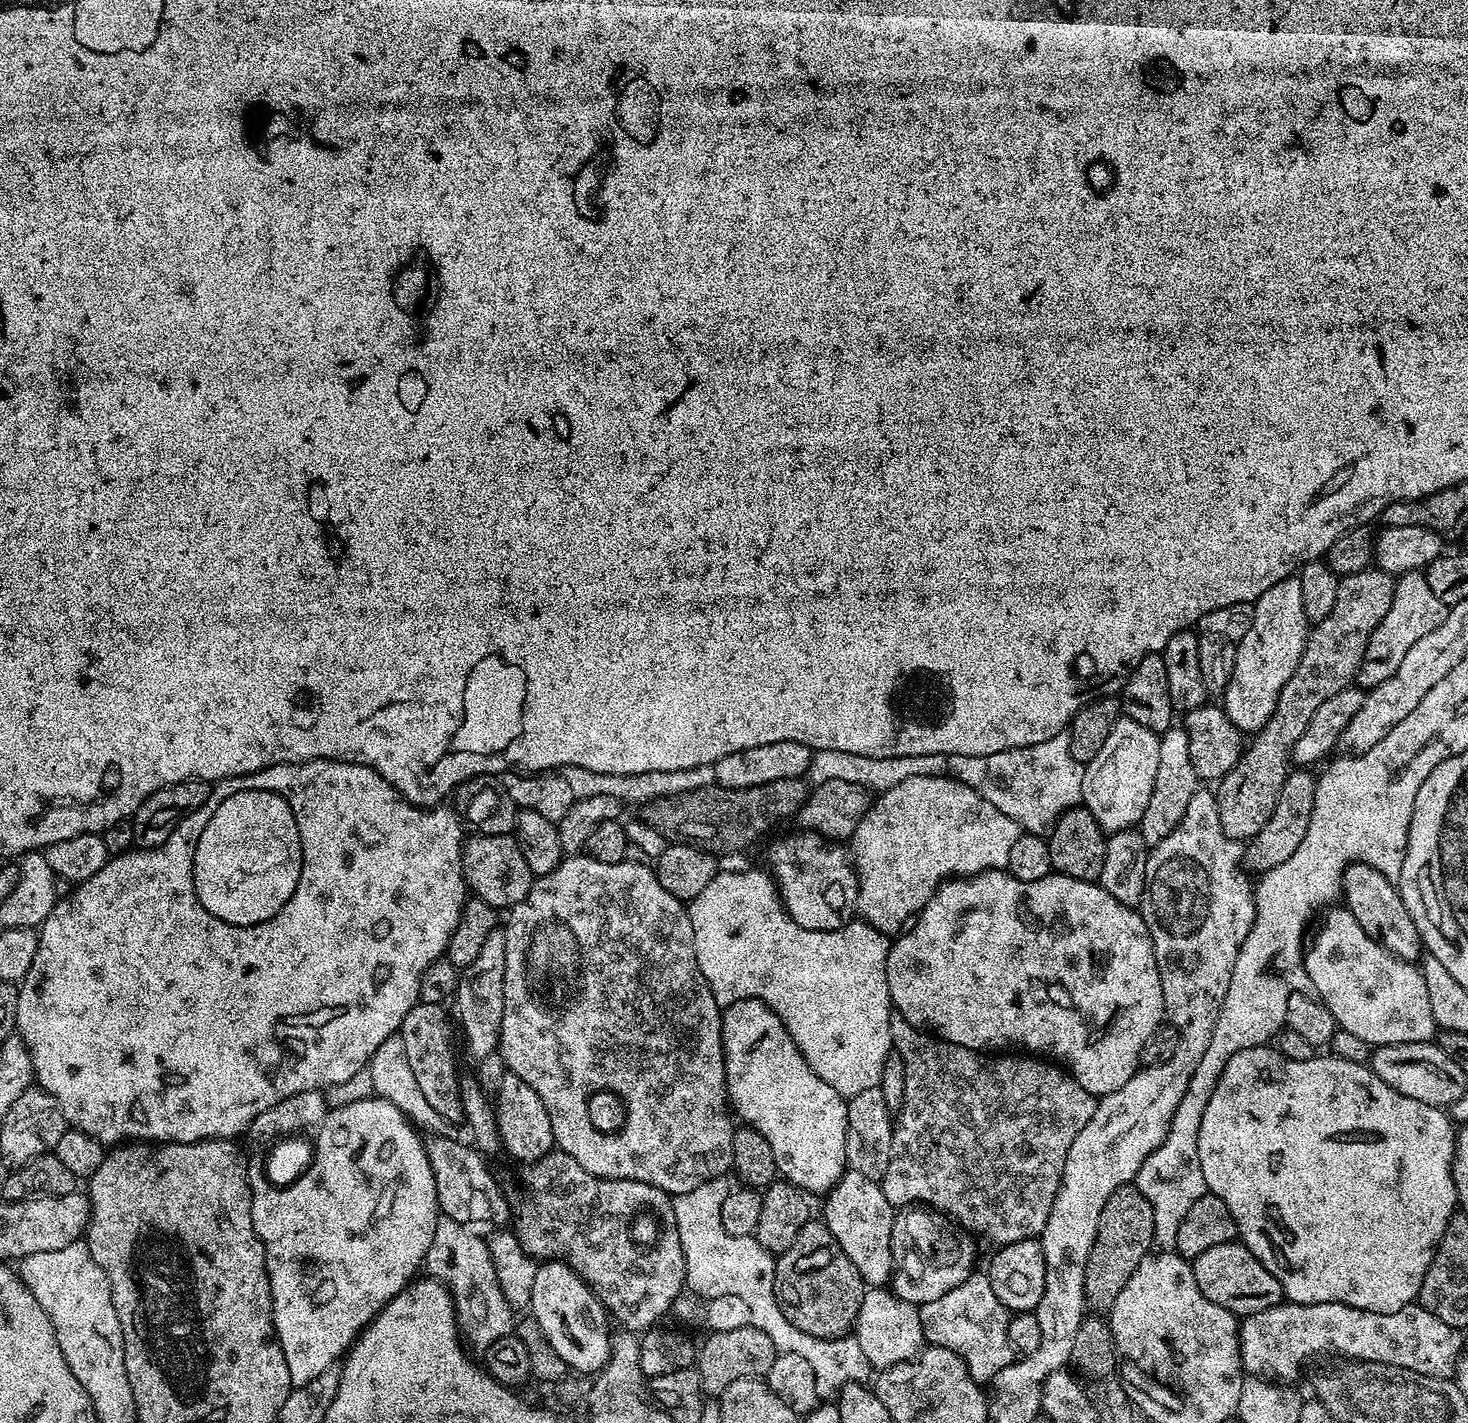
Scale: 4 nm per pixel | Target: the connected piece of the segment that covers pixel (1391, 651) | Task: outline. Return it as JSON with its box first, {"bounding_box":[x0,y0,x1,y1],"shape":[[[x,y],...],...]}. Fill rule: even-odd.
{"bounding_box":[1355,572,1446,690],"shape":[[[1404,572],[1396,580],[1396,589],[1390,610],[1386,610],[1386,618],[1378,622],[1374,634],[1370,634],[1370,642],[1366,646],[1366,654],[1362,658],[1360,668],[1356,671],[1355,683],[1367,690],[1386,682],[1402,658],[1406,658],[1406,650],[1418,642],[1425,634],[1430,634],[1444,620],[1446,605],[1430,591],[1430,582],[1426,582],[1424,572]]]}

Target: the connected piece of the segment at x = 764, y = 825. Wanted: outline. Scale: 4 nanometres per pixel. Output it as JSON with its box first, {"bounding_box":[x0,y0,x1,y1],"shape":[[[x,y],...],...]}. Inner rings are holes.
{"bounding_box":[639,778,810,854],"shape":[[[778,778],[778,782],[762,782],[762,786],[750,786],[742,790],[713,786],[699,788],[686,794],[658,798],[643,805],[639,809],[639,819],[664,836],[674,844],[695,844],[704,852],[721,854],[720,852],[740,852],[748,848],[763,832],[771,830],[775,824],[788,820],[799,813],[800,807],[810,795],[810,784],[804,778]]]}

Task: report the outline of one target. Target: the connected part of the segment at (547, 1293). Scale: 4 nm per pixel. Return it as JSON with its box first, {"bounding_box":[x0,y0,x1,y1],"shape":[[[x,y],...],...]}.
{"bounding_box":[530,1259,613,1374],"shape":[[[555,1259],[537,1267],[530,1316],[542,1326],[546,1338],[550,1338],[550,1346],[558,1350],[558,1358],[562,1358],[571,1371],[595,1374],[608,1361],[613,1337],[613,1333],[608,1332],[609,1313],[596,1293],[568,1263]]]}

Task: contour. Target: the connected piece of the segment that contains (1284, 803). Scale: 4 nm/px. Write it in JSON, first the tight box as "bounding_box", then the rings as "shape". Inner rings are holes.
{"bounding_box":[1242,771,1316,874],"shape":[[[1289,771],[1282,786],[1282,794],[1278,794],[1274,814],[1270,814],[1266,826],[1262,826],[1262,830],[1258,830],[1258,834],[1247,841],[1242,864],[1249,873],[1263,874],[1274,870],[1274,866],[1282,866],[1282,862],[1288,861],[1294,850],[1298,850],[1298,845],[1306,834],[1306,826],[1310,826],[1310,810],[1314,810],[1316,776],[1308,772],[1311,771]]]}

